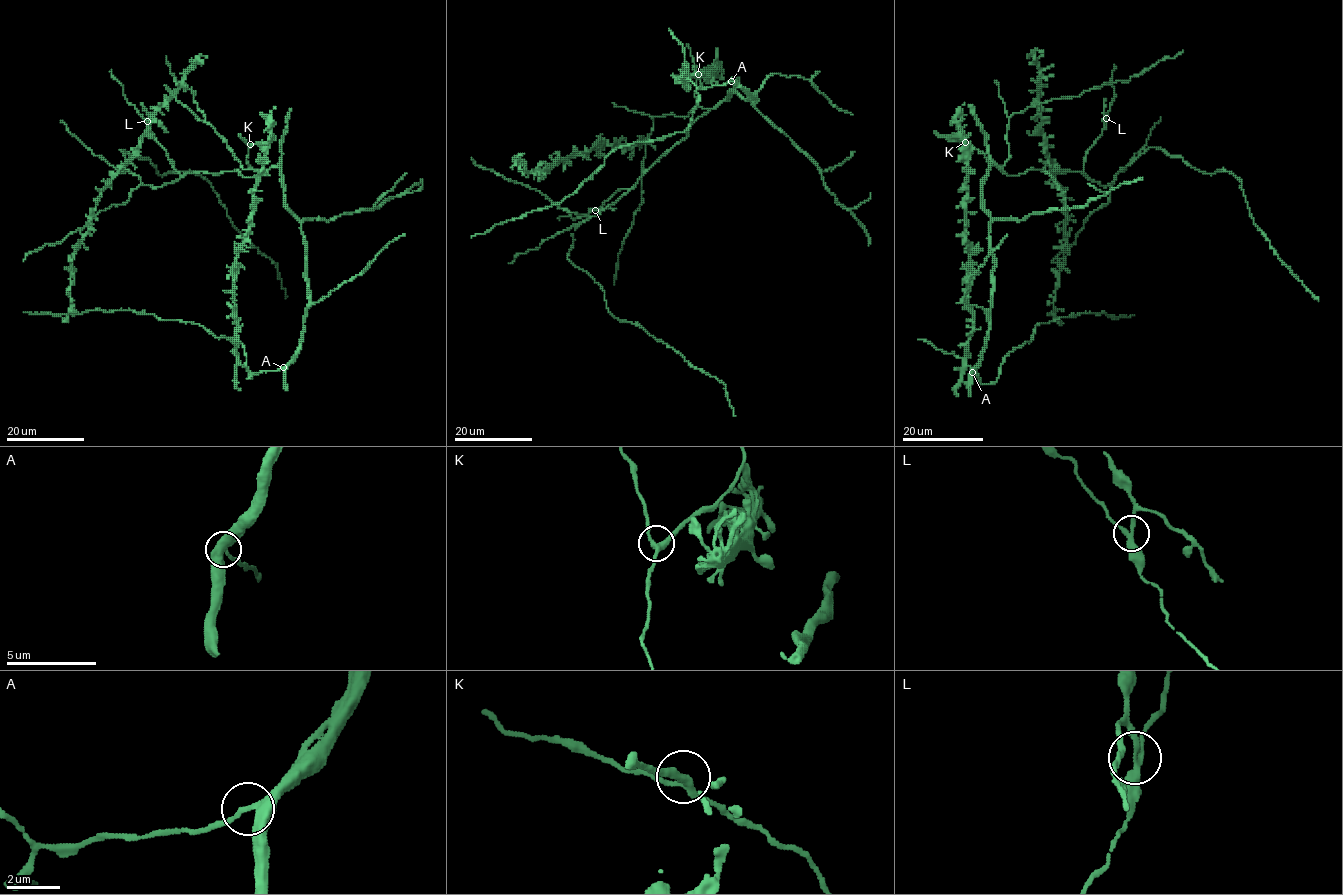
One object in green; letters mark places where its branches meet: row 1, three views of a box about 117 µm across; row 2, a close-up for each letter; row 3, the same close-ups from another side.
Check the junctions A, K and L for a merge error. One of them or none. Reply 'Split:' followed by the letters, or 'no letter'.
Split: L

